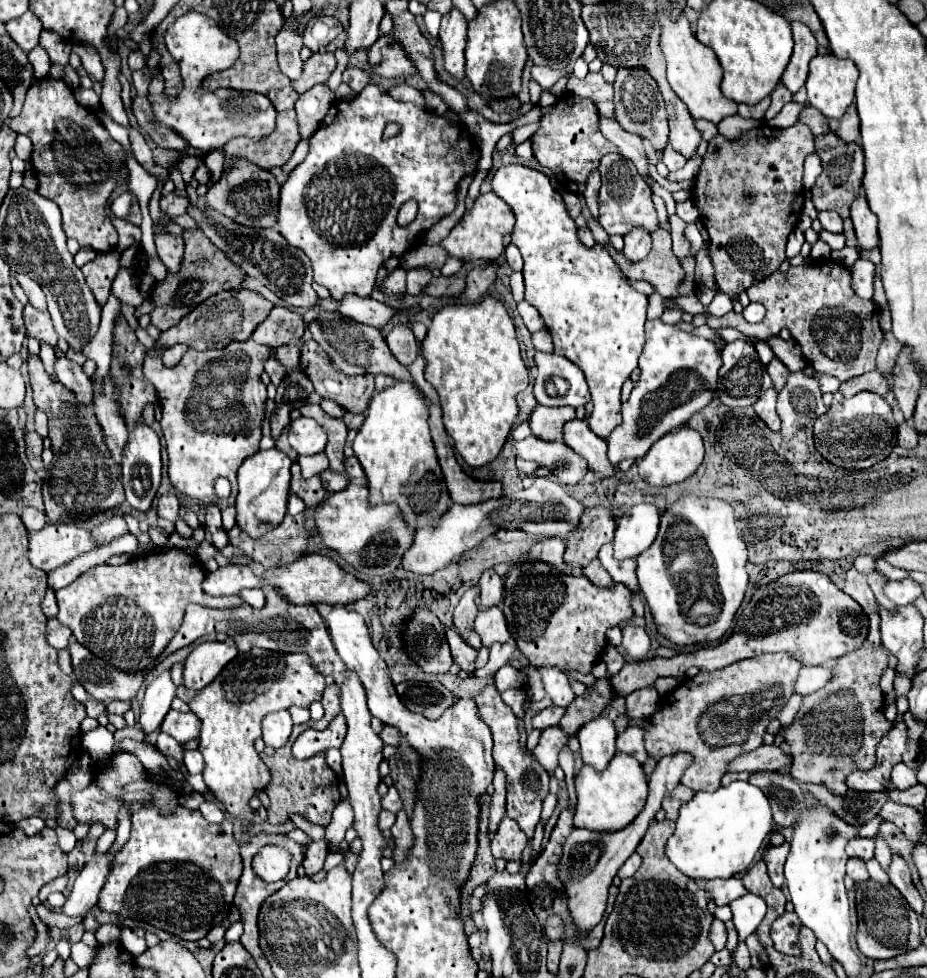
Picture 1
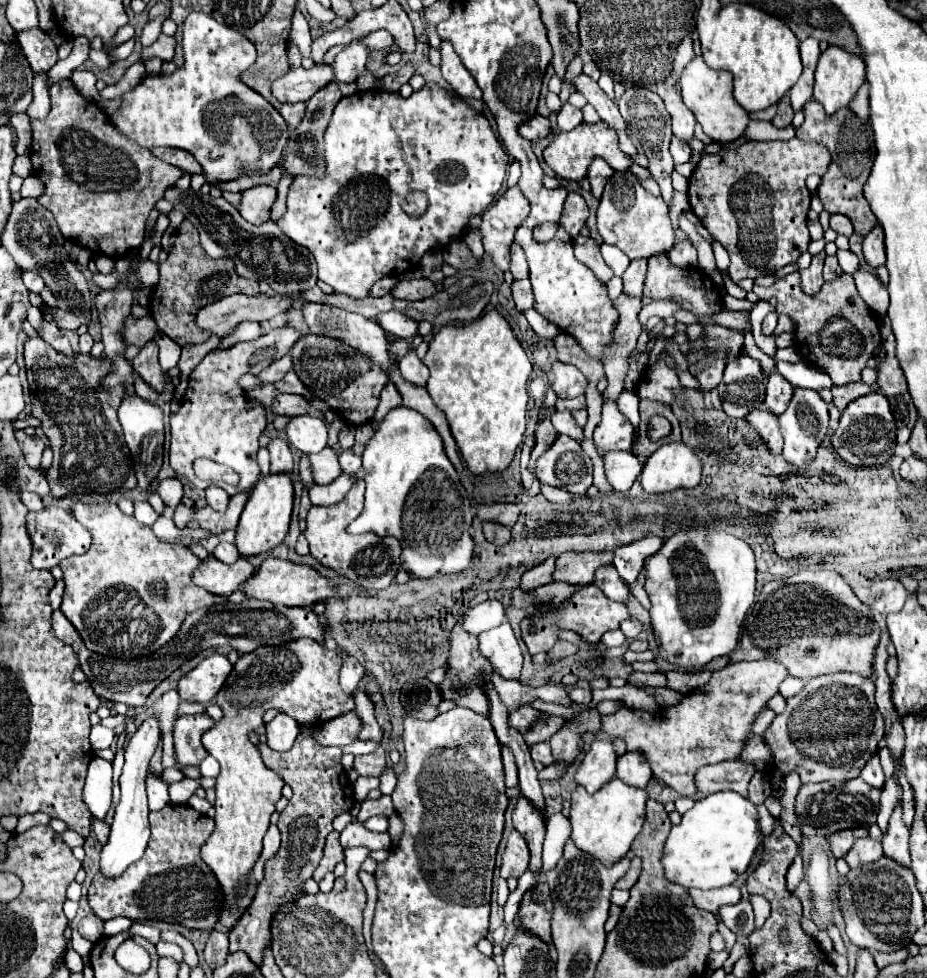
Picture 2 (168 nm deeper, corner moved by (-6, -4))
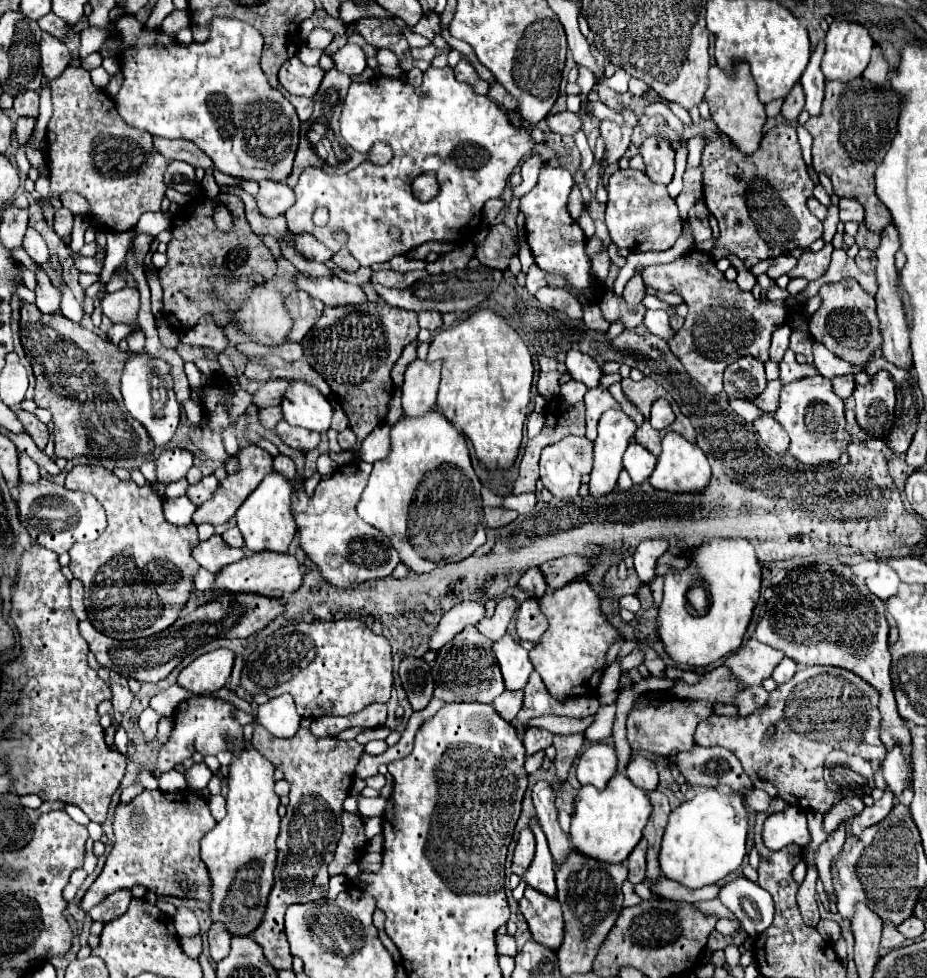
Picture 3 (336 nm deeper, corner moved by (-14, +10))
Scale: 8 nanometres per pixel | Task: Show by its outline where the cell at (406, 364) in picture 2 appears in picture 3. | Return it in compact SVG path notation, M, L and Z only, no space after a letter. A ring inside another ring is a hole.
M414 360L408 366L404 374L404 384L402 384L404 418L400 418L394 424L390 434L392 450L386 460L374 462L372 476L358 502L358 516L388 536L390 544L398 550L400 562L406 564L414 574L432 572L450 562L460 562L486 542L484 514L482 514L482 500L480 500L480 480L472 468L466 440L440 412L432 410L436 404L438 384L440 384L438 362L428 364L422 360Z

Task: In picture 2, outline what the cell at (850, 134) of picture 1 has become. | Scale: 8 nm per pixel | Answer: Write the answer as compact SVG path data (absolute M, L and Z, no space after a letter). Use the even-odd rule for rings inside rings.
M868 84L858 90L854 100L850 102L850 110L860 118L860 122L868 120Z

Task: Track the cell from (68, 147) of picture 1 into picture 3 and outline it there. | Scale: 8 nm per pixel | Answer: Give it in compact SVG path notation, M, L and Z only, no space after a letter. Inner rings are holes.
M68 66L62 72L62 76L48 80L46 84L52 92L52 104L54 104L54 114L48 122L48 132L46 132L52 194L58 196L62 192L72 190L86 196L92 208L92 218L98 224L106 226L106 230L114 230L114 232L132 230L144 212L158 212L166 192L162 176L168 162L154 148L152 136L142 130L134 130L126 126L126 122L122 122L122 118L114 108L114 100L92 84L90 72L84 68Z

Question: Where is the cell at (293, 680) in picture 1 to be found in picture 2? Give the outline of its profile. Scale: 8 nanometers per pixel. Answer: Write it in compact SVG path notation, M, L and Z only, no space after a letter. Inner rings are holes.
M314 640L260 646L258 650L238 658L234 670L216 696L216 704L222 708L224 716L202 736L202 744L208 754L220 762L214 802L216 830L202 846L200 856L214 870L222 890L226 892L220 916L220 922L226 928L236 924L254 898L256 886L250 878L250 870L262 852L262 838L268 830L274 804L282 798L280 790L284 786L284 780L262 762L258 748L250 742L250 734L264 726L264 712L278 708L278 704L284 704L284 712L294 716L298 724L310 726L320 726L334 716L354 710L354 694L342 692L338 684L340 666L342 658L336 650L328 650Z

